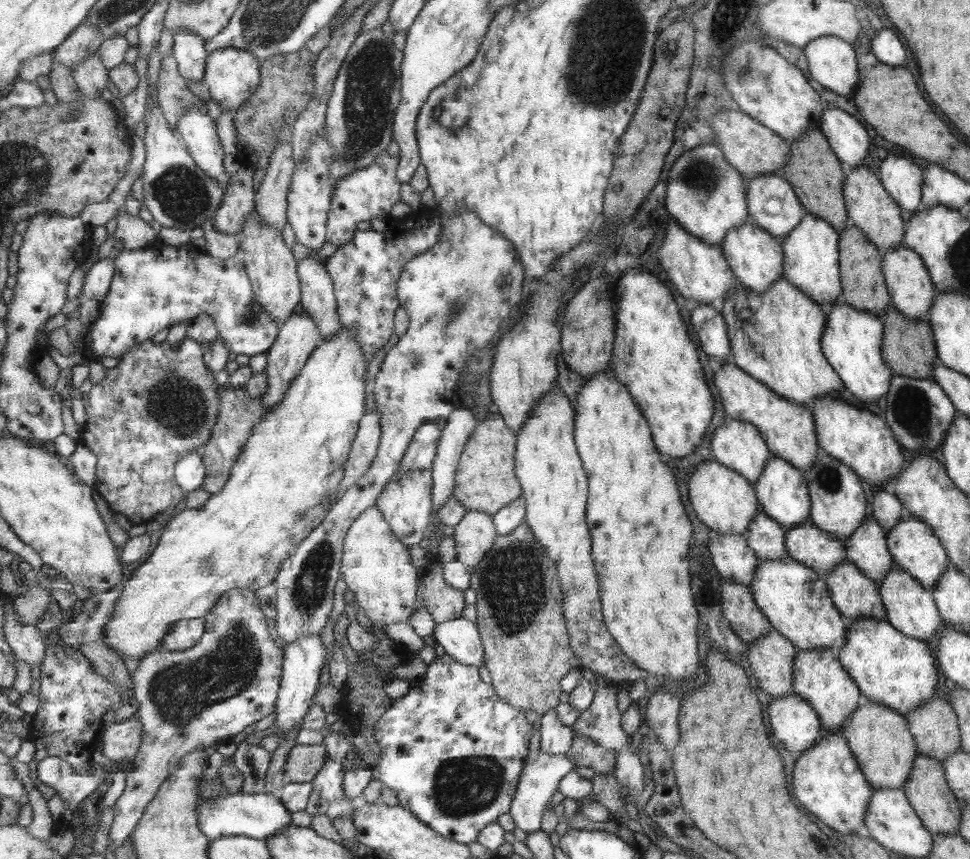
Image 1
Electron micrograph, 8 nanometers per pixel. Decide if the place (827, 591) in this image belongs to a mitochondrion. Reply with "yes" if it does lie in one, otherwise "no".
no

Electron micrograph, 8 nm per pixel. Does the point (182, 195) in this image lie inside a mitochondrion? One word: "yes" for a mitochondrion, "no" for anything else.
yes

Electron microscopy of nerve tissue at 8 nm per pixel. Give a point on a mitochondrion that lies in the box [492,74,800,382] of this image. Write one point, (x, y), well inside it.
(699, 177)

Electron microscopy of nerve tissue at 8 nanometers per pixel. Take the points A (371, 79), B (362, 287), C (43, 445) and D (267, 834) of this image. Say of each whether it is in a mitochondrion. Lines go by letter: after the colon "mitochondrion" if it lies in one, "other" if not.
A: mitochondrion
B: other
C: other
D: other

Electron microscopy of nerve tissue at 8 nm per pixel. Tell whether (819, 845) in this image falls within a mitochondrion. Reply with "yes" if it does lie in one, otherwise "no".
yes

